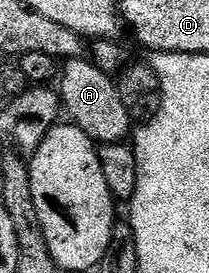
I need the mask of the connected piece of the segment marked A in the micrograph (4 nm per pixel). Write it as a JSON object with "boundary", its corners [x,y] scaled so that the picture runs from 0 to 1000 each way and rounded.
{"boundary":[[[435,216],[321,223],[278,278],[278,333],[301,407],[344,421],[330,425],[340,451],[388,469],[464,531],[584,527],[617,509],[641,443],[603,403],[603,374],[584,374],[560,297],[493,267]]]}

